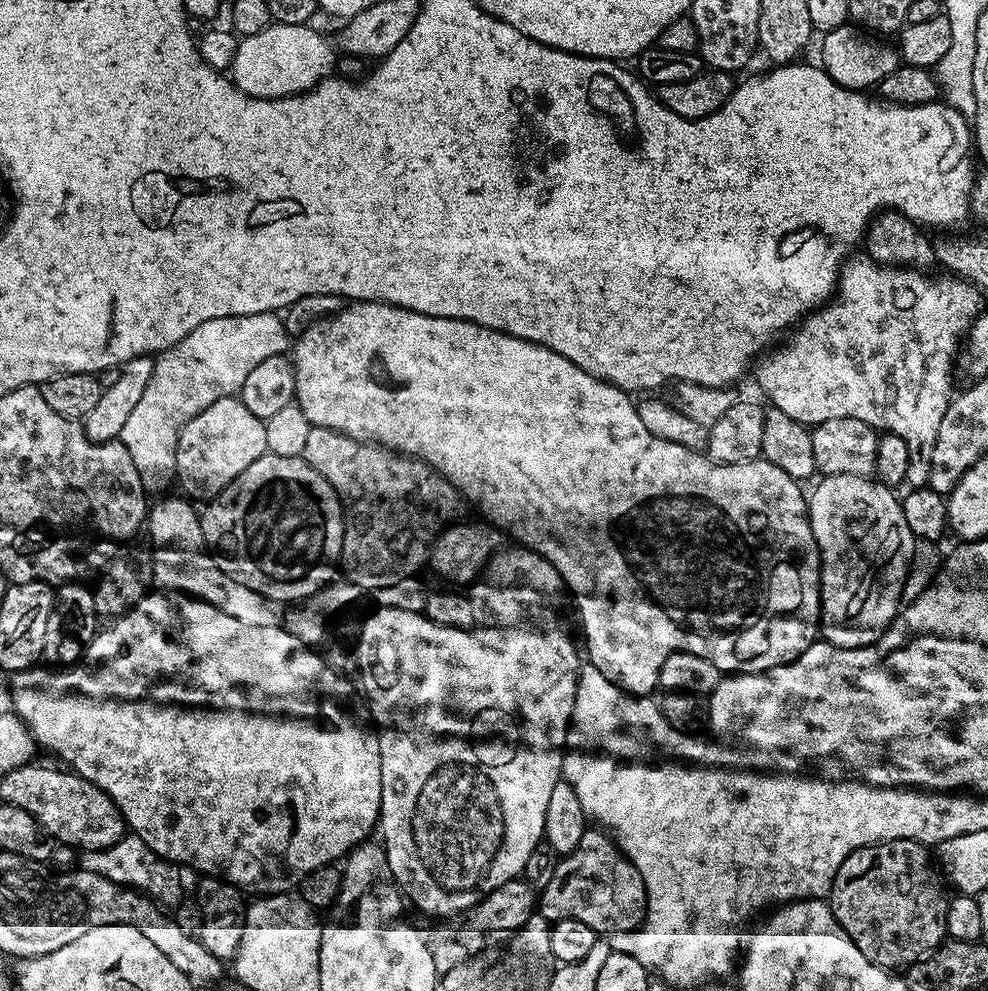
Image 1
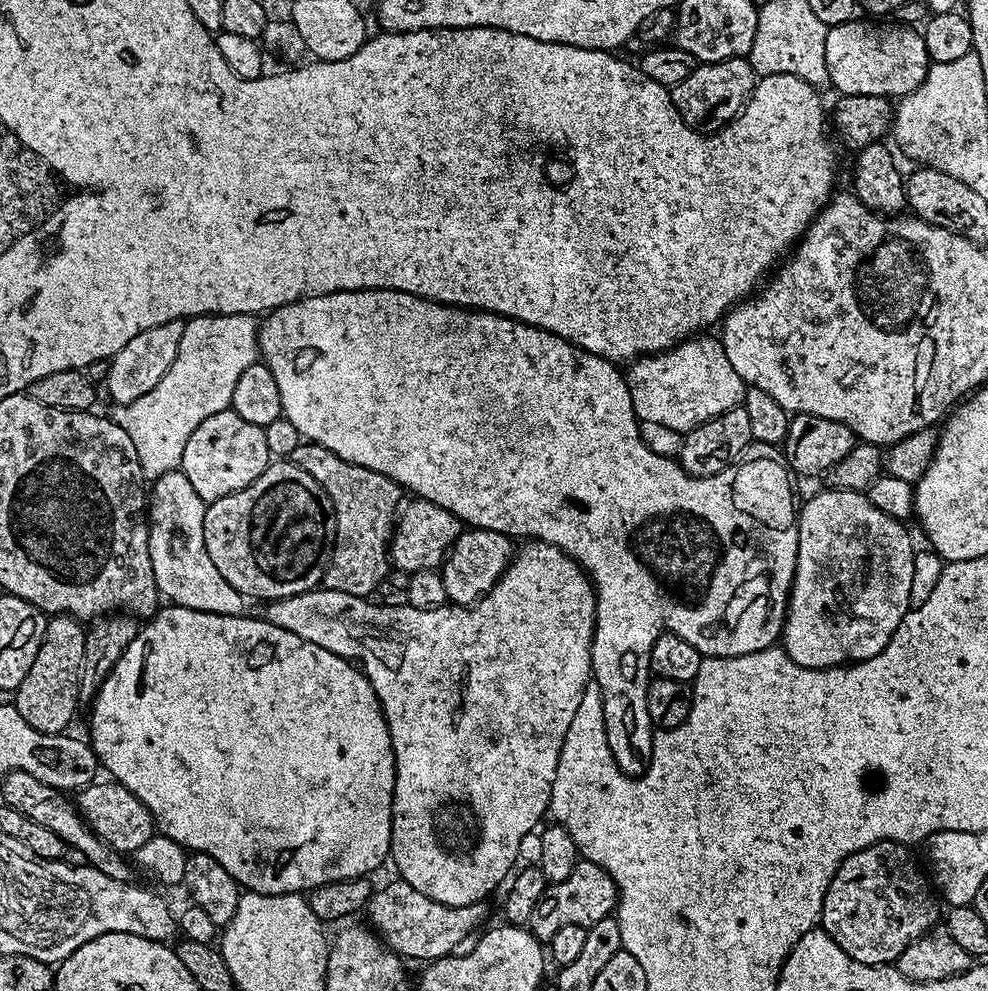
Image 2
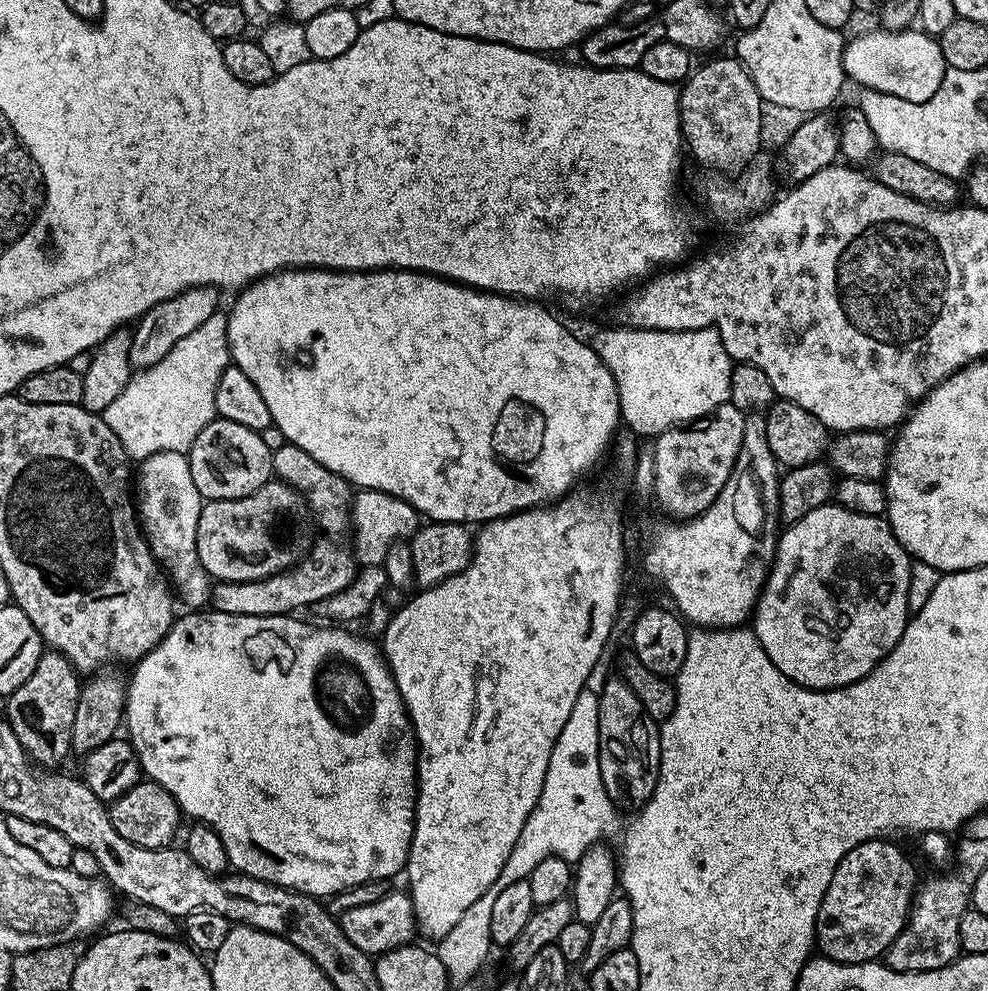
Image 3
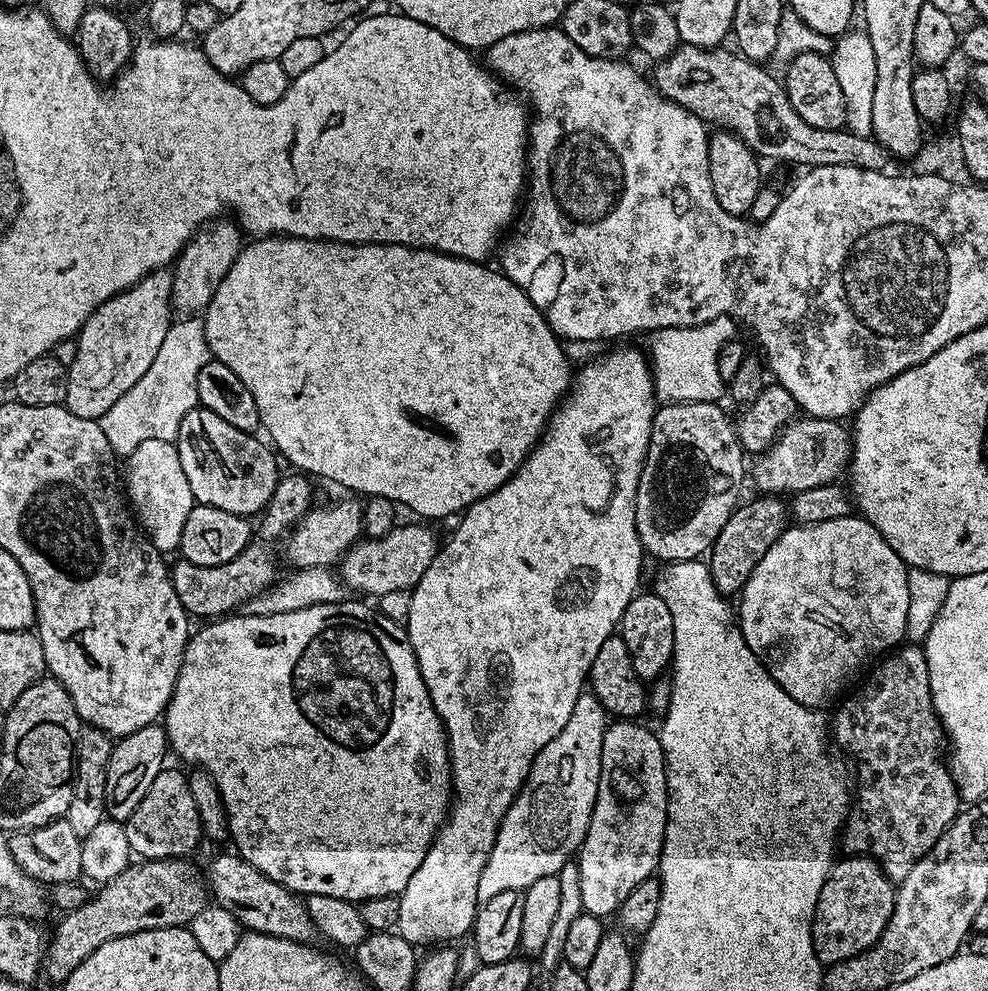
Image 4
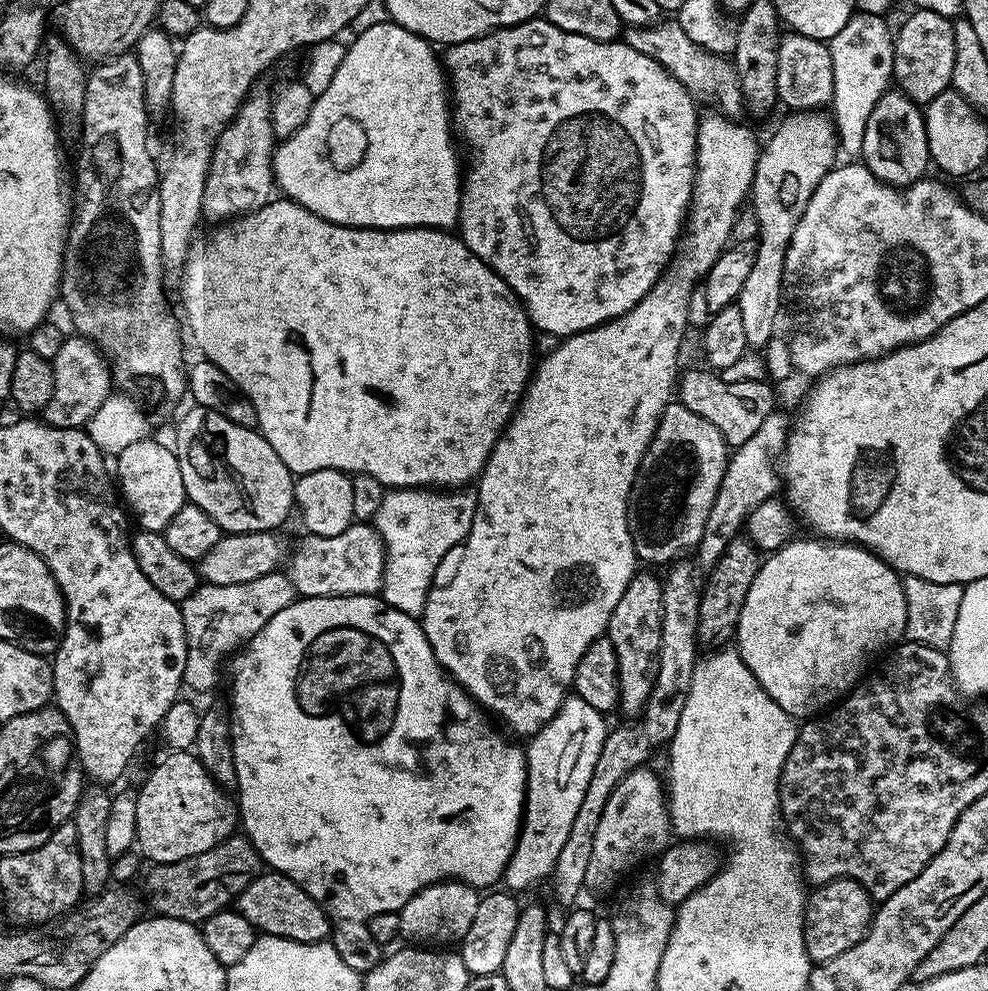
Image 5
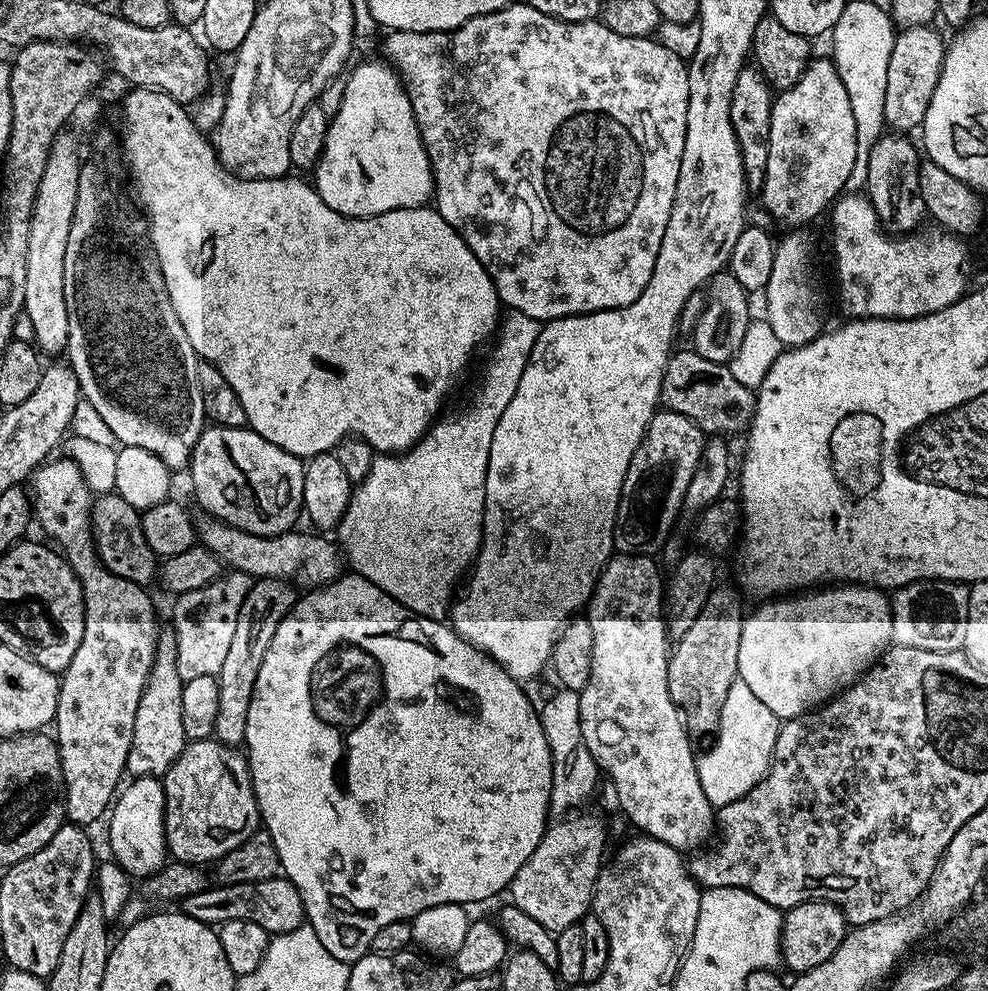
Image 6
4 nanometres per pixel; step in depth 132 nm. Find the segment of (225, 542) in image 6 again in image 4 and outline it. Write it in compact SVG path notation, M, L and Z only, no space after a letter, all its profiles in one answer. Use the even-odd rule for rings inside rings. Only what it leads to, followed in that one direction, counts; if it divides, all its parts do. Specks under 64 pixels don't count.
M424 522L416 523L420 524L402 525L403 523L401 523L399 526L392 528L384 537L361 538L357 540L351 550L340 558L338 565L338 575L345 587L353 593L361 592L361 594L356 594L364 598L372 598L368 596L388 596L391 592L399 594L415 588L418 581L422 578L422 574L426 574L426 566L430 566L430 562L434 562L438 551L436 536L427 528L429 525Z

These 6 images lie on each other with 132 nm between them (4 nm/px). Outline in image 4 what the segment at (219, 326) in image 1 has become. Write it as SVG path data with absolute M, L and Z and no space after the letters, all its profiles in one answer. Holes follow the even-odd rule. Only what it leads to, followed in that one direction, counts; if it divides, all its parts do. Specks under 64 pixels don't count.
M180 318L168 327L150 370L146 370L99 420L102 434L106 434L106 442L110 442L117 457L126 458L149 438L175 441L182 418L199 405L198 374L209 359L203 319Z

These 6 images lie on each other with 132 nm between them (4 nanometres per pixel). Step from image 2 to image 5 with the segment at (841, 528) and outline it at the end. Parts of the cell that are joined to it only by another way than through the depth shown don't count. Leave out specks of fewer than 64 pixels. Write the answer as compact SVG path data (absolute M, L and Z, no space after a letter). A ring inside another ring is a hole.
M794 538L761 563L734 640L740 657L778 706L794 718L812 718L847 696L873 663L872 656L879 657L904 636L906 594L903 579L891 566L859 544L800 539Z

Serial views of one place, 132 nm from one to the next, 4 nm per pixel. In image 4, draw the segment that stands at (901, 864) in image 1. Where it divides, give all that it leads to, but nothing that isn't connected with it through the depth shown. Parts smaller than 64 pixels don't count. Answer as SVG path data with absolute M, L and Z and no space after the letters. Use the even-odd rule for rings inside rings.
M848 854L845 860L837 859L828 872L826 882L822 882L822 890L818 894L818 902L812 915L812 945L814 954L821 965L831 966L862 954L870 946L878 942L882 930L886 930L886 922L890 922L890 914L894 910L897 885L889 880L887 874L880 869L880 864L870 856Z

